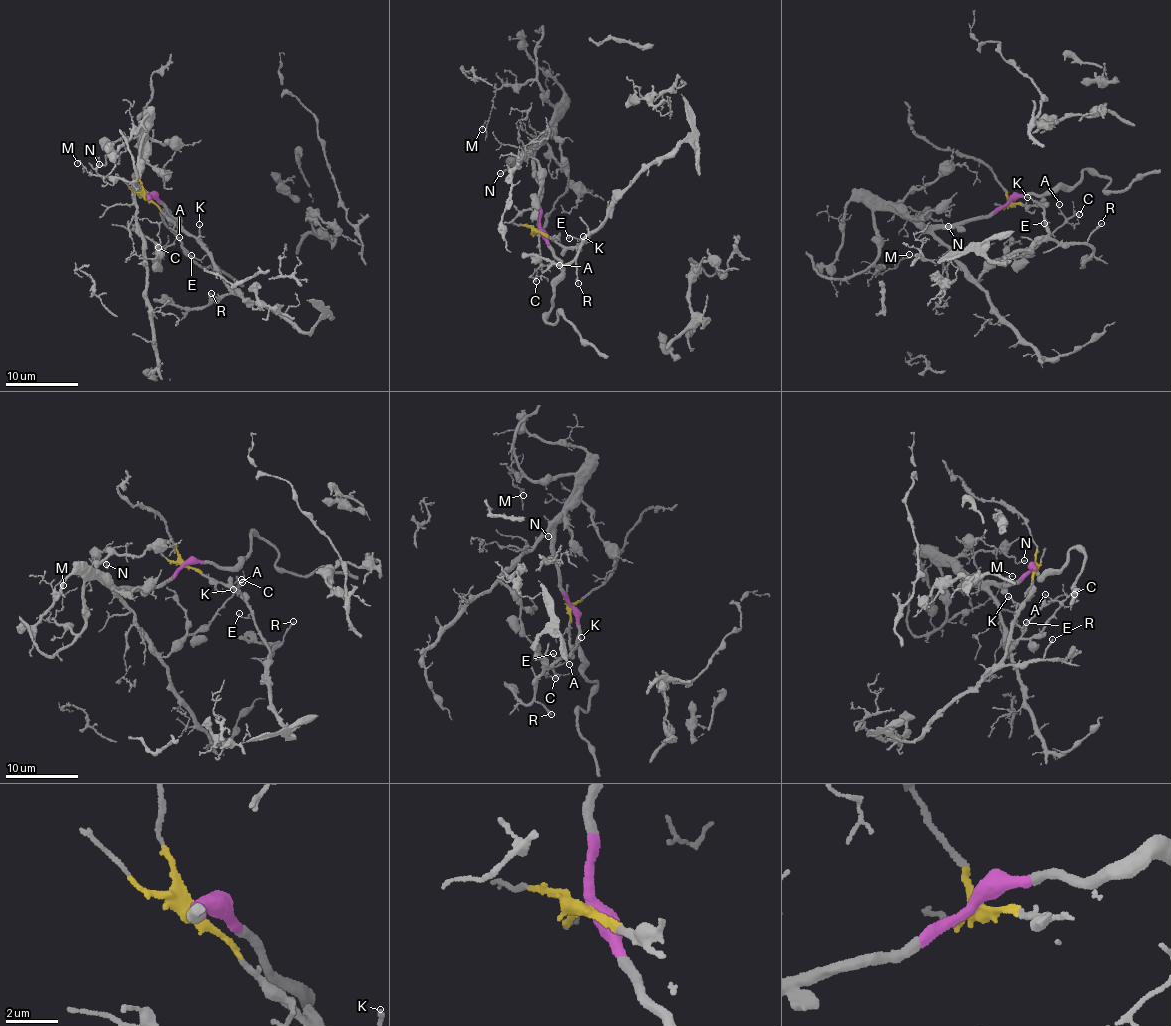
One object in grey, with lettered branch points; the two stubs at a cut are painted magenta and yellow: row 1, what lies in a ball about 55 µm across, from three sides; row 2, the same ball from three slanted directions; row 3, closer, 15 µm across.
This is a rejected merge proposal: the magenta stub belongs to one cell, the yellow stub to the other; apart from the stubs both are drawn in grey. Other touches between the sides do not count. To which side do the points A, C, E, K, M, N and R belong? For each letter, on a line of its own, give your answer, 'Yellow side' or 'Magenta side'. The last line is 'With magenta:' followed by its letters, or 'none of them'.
A: Magenta side
C: Magenta side
E: Yellow side
K: Yellow side
M: Magenta side
N: Magenta side
R: Yellow side
With magenta: A, C, M, N

